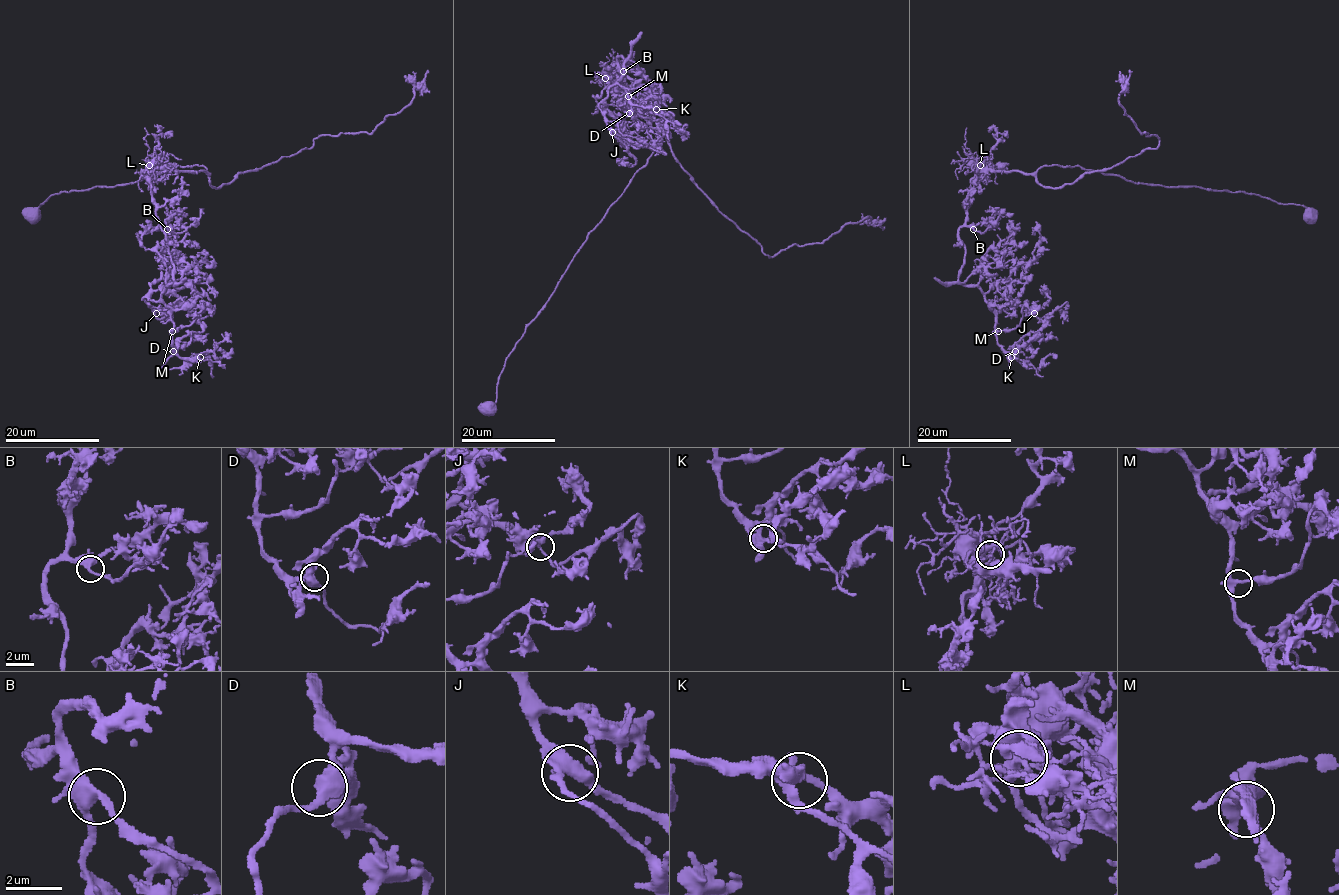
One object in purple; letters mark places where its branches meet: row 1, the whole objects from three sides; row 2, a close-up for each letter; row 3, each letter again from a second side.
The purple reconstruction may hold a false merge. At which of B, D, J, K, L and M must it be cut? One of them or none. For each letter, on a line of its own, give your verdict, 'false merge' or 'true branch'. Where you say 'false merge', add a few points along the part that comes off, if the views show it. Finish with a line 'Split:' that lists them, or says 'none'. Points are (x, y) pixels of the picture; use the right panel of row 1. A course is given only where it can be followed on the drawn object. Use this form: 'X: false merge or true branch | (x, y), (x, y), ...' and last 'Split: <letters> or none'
B: true branch
D: true branch
J: true branch
K: true branch
L: false merge | (979, 165), (1028, 173), (1043, 166), (1081, 166), (1135, 183), (1242, 191), (1304, 205), (1313, 218)
M: true branch
Split: L

